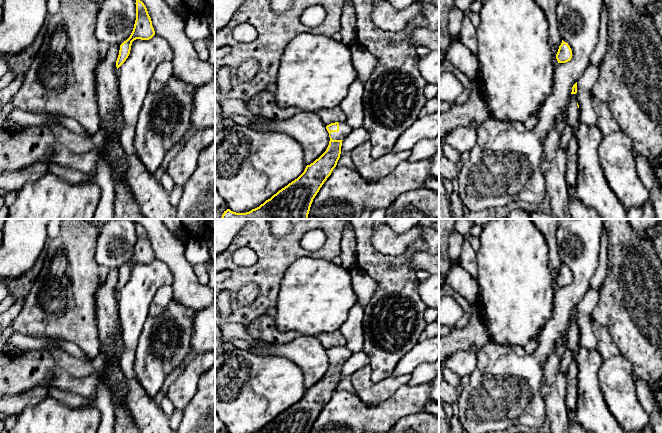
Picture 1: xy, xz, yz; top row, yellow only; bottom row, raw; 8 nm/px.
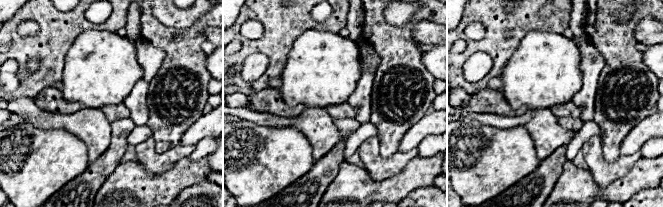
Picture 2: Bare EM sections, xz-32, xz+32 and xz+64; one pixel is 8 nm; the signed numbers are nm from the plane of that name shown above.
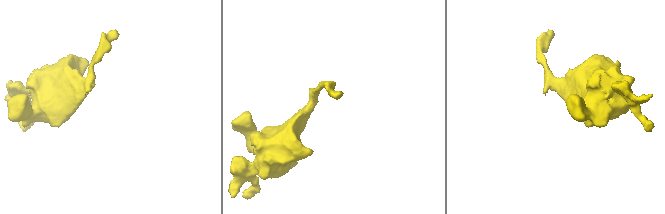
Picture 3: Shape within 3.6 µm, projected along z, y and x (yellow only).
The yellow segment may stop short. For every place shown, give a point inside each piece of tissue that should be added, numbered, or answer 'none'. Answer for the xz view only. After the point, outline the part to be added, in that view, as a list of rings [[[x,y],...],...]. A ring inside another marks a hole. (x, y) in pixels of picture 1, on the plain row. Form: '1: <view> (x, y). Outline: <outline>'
1: xz (344, 352). Outline: [[[339,346],[339,355],[330,358],[333,364],[343,364],[352,355],[351,350],[345,346]]]

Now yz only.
1: yz (572, 344). Outline: [[[571,318],[568,325],[566,348],[573,354],[573,359],[568,367],[565,379],[565,405],[569,422],[573,422],[576,417],[578,383],[578,367],[575,357],[580,349],[576,318]]]

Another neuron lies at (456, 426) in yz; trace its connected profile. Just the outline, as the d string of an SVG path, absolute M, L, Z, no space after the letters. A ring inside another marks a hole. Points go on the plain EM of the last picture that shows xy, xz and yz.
M452 416L448 419L448 422L450 425L451 433L466 433L462 423L460 422L459 417Z

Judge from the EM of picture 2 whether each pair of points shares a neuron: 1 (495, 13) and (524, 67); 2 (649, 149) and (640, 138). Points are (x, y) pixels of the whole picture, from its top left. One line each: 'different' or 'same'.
1: different
2: different

